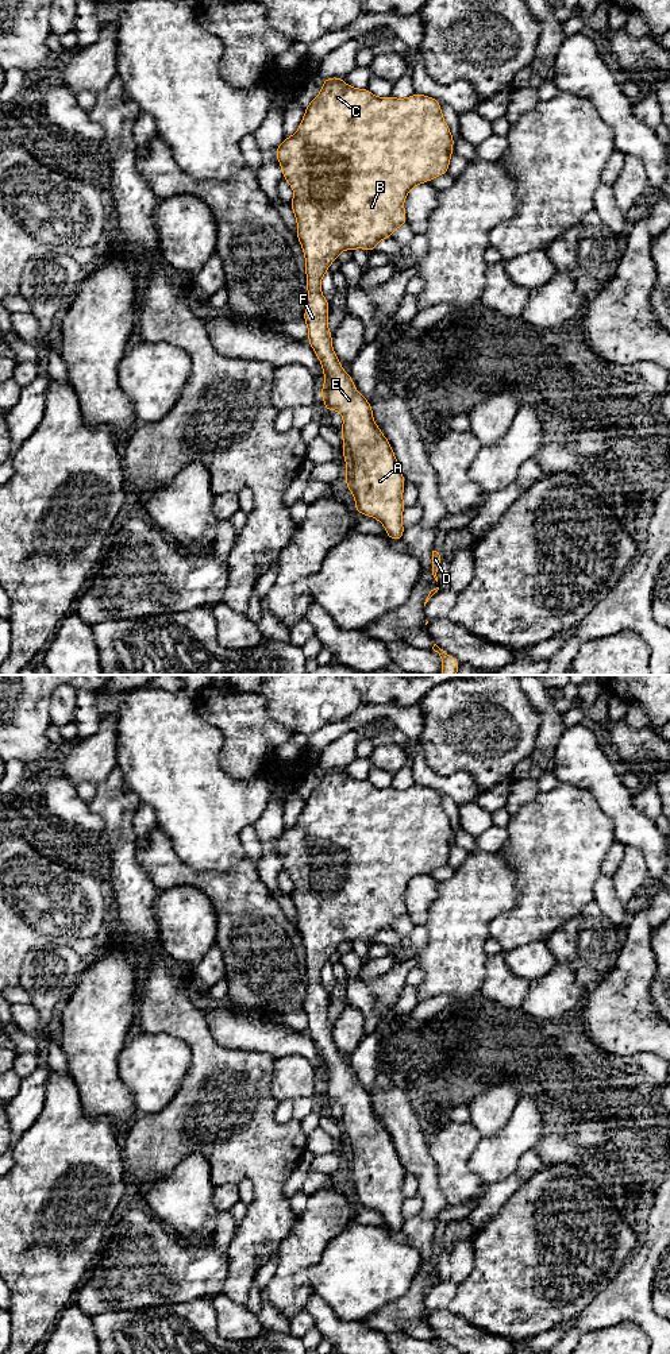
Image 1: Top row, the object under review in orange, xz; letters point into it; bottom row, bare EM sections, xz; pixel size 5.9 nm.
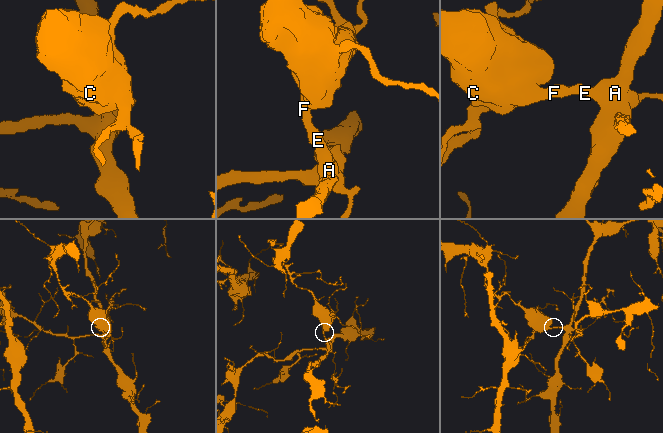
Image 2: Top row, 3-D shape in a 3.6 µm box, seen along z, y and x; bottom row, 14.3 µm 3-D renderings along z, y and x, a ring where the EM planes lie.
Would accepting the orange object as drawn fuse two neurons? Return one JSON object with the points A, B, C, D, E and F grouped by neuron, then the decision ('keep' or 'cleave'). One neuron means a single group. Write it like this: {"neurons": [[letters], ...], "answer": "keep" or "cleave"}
{"neurons": [["A", "B", "C", "D", "E", "F"]], "answer": "keep"}

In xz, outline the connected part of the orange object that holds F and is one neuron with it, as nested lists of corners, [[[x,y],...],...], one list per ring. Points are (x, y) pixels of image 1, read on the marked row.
[[[342,77],[323,80],[320,93],[305,107],[294,135],[276,150],[284,180],[294,192],[289,202],[297,223],[296,236],[305,256],[308,301],[304,323],[308,343],[321,363],[324,409],[343,416],[340,433],[346,460],[344,485],[355,499],[355,513],[378,520],[390,540],[403,540],[405,478],[393,448],[373,418],[371,404],[355,389],[332,348],[328,331],[330,302],[321,294],[321,277],[344,250],[376,250],[380,240],[407,224],[404,200],[419,184],[447,174],[454,136],[443,119],[440,103],[415,93],[407,99],[377,97],[353,88]]]

